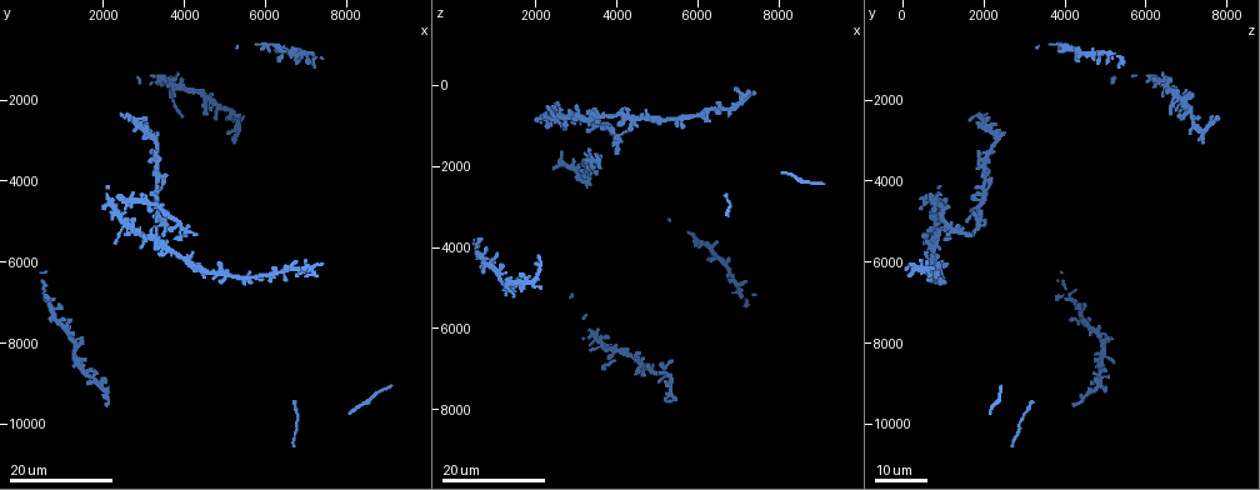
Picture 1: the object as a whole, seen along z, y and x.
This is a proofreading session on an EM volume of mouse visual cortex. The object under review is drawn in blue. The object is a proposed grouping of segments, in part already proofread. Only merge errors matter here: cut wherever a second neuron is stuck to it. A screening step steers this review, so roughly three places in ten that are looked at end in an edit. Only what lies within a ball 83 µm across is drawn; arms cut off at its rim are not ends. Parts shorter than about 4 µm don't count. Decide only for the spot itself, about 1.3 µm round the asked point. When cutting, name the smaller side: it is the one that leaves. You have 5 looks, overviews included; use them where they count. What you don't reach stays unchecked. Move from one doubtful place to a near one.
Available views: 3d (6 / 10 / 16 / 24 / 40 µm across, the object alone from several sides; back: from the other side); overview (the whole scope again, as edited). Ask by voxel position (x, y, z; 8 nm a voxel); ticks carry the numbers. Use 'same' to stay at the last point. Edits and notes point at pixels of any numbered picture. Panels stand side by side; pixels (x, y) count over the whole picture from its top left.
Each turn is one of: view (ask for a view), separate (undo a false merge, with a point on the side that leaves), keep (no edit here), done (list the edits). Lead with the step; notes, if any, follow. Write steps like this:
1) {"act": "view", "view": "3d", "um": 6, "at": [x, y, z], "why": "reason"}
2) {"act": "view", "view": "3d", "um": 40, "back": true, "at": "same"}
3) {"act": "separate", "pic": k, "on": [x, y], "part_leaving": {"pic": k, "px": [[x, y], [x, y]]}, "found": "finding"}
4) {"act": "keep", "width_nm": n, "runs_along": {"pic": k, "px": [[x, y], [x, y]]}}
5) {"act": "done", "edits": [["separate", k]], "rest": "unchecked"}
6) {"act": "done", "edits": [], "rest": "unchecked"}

{"act": "view", "view": "3d", "um": 16, "at": [5550, 6400, 900]}

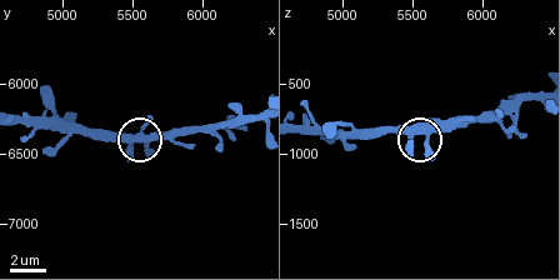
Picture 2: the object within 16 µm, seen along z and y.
{"act": "view", "view": "3d", "um": 10, "at": "same"}

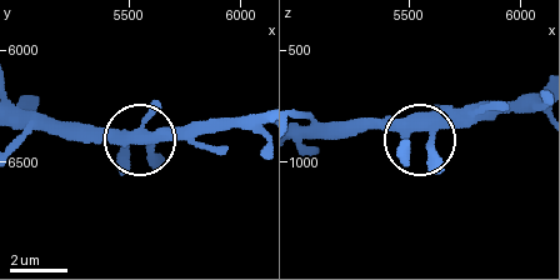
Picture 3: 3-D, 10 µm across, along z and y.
{"act": "keep", "arms": 5, "runs_along": {"pic": 3, "px": [[303, 125], [403, 125], [431, 131], [500, 110]]}, "found": "all the same neuron"}

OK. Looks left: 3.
{"act": "view", "view": "3d", "um": 24, "at": [6800, 6250, 650], "why": "four arms meet"}

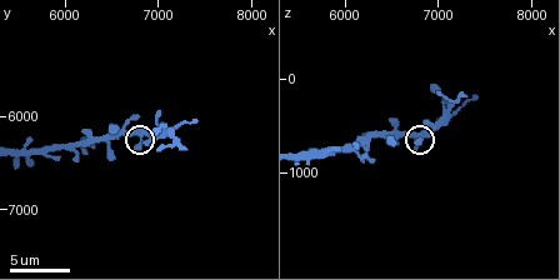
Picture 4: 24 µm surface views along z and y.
{"act": "view", "view": "3d", "um": 10, "at": "same"}

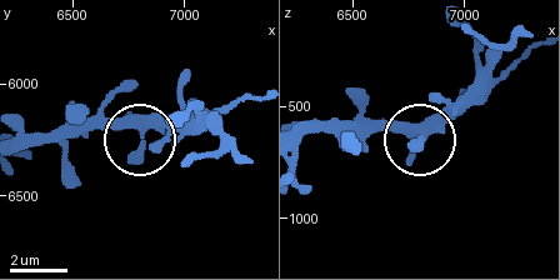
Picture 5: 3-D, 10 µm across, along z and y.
{"act": "keep", "side_arm_um": 6, "arms": 4, "found": "continuous, no second neuron"}

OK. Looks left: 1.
{"act": "done", "edits": [], "rest": "unchecked"}

